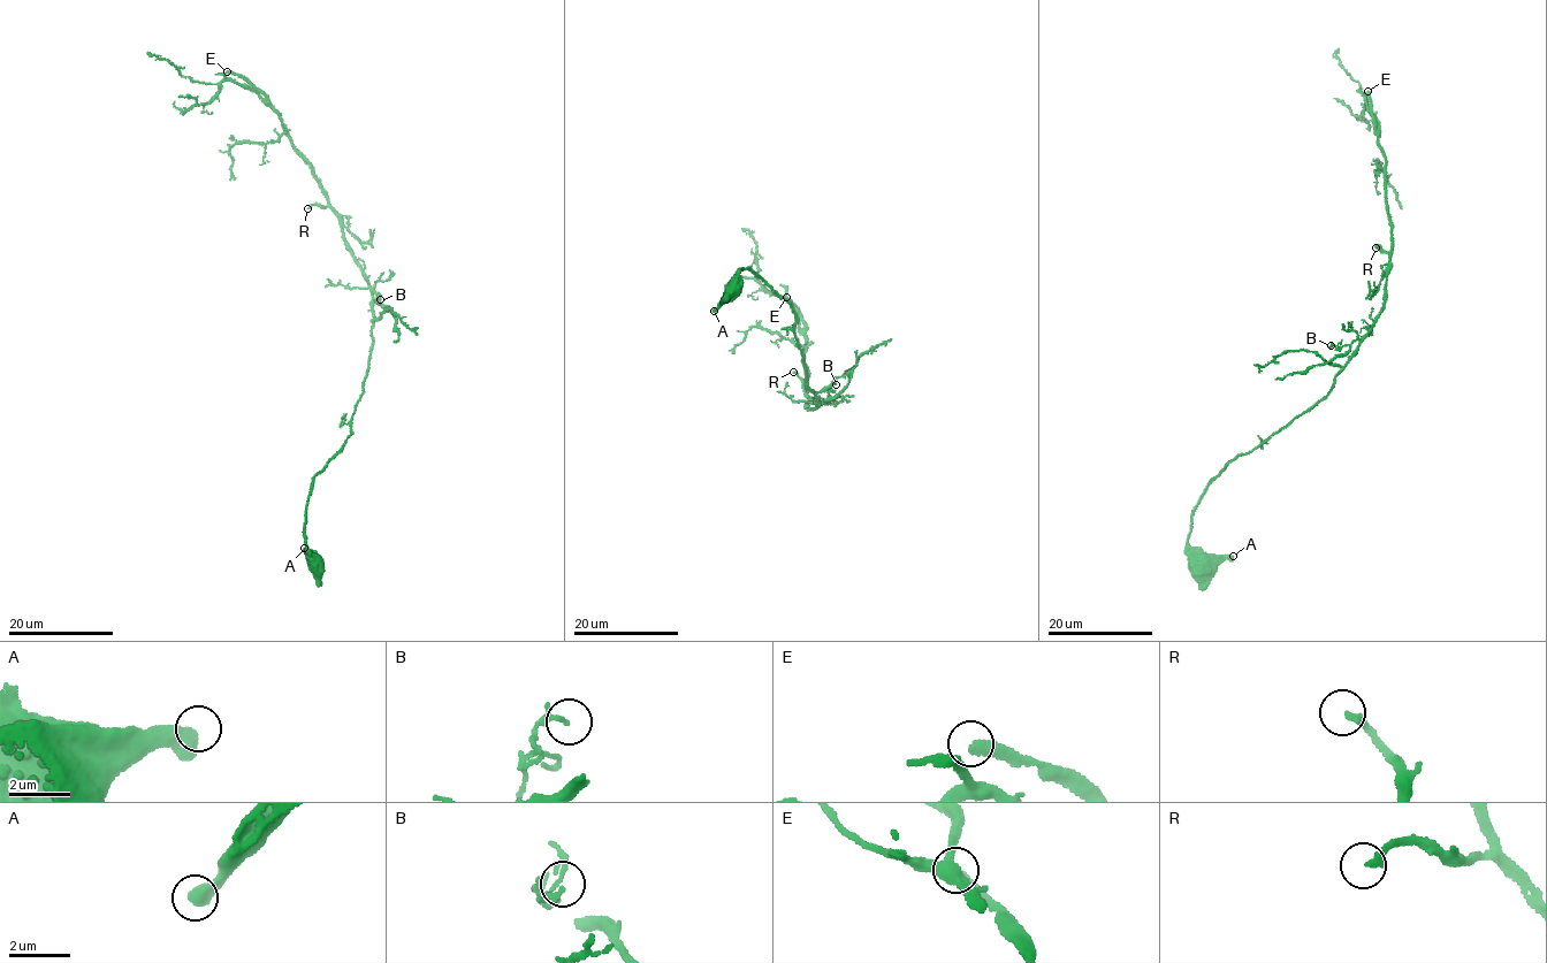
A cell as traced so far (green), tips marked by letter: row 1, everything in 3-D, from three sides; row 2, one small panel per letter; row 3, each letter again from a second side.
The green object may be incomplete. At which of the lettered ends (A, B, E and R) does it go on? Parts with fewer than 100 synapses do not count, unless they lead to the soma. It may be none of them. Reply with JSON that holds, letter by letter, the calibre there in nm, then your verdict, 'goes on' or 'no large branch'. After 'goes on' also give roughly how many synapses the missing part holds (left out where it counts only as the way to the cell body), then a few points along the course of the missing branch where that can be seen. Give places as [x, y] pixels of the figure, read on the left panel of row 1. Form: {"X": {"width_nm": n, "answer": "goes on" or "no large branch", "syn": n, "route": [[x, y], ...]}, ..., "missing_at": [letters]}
{"A": {"width_nm": 600, "answer": "no large branch"}, "B": {"width_nm": 110, "answer": "no large branch"}, "E": {"width_nm": 240, "answer": "goes on", "syn": 250}, "R": {"width_nm": 240, "answer": "no large branch"}, "missing_at": ["E"]}

